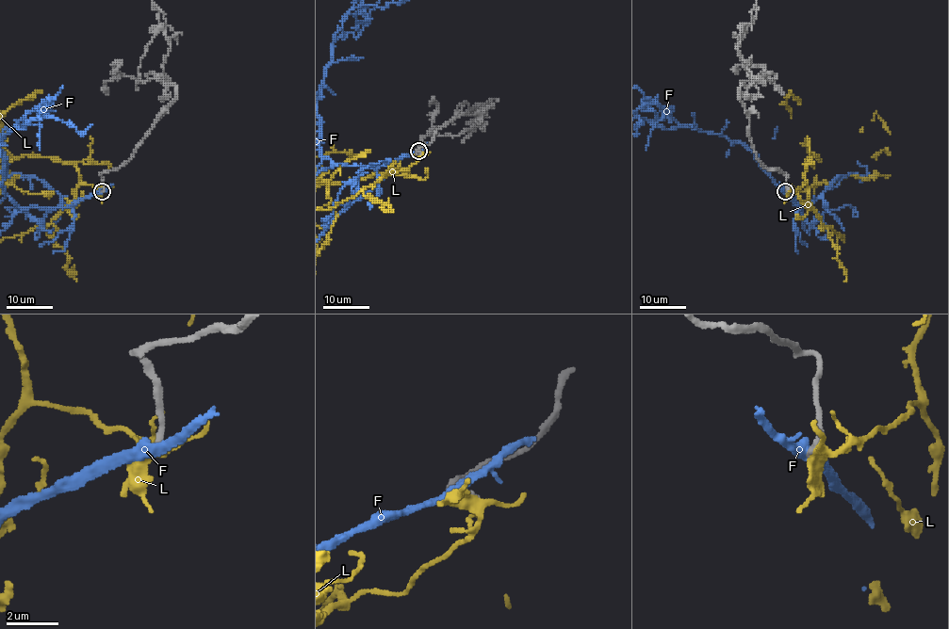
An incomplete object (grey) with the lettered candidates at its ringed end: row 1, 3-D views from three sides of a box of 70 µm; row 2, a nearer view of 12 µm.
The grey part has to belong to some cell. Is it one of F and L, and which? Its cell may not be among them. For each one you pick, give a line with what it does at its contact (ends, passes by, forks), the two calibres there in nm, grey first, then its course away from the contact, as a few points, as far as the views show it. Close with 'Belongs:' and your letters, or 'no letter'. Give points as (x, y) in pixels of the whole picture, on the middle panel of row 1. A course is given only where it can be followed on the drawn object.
Belongs: no letter

